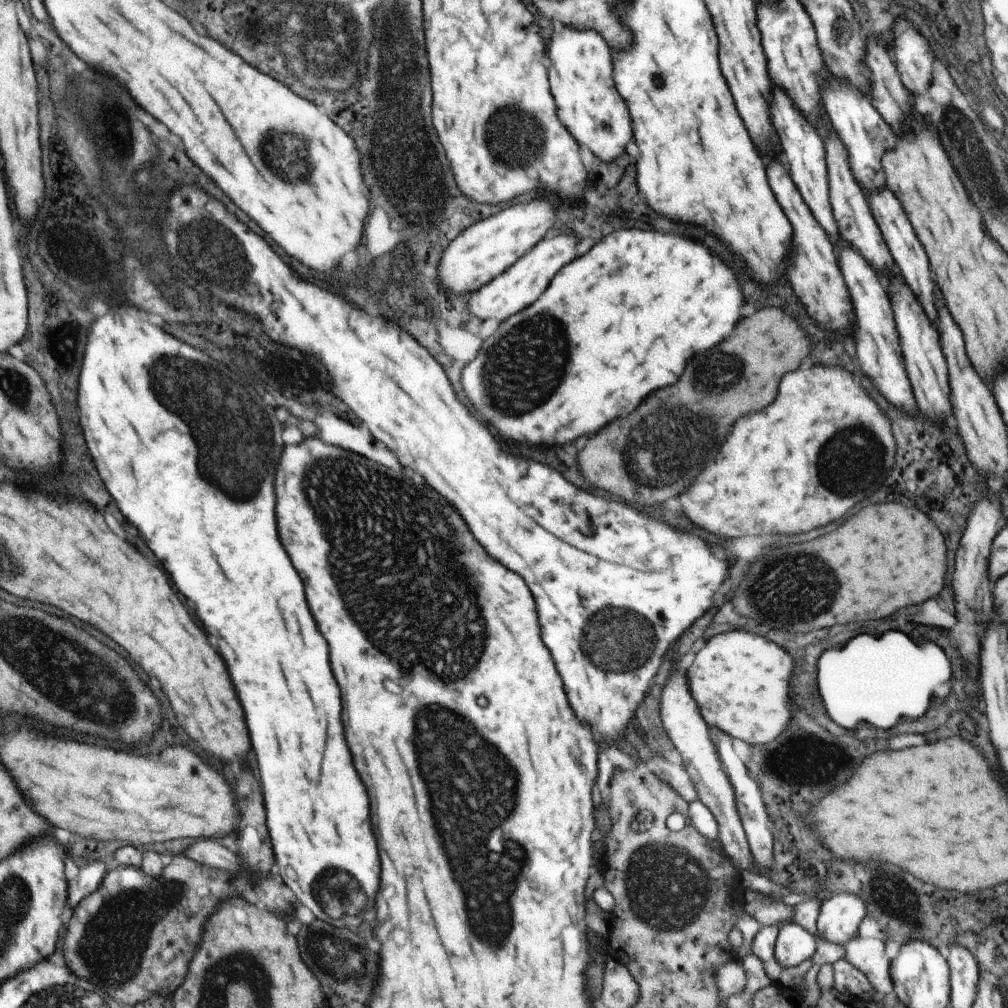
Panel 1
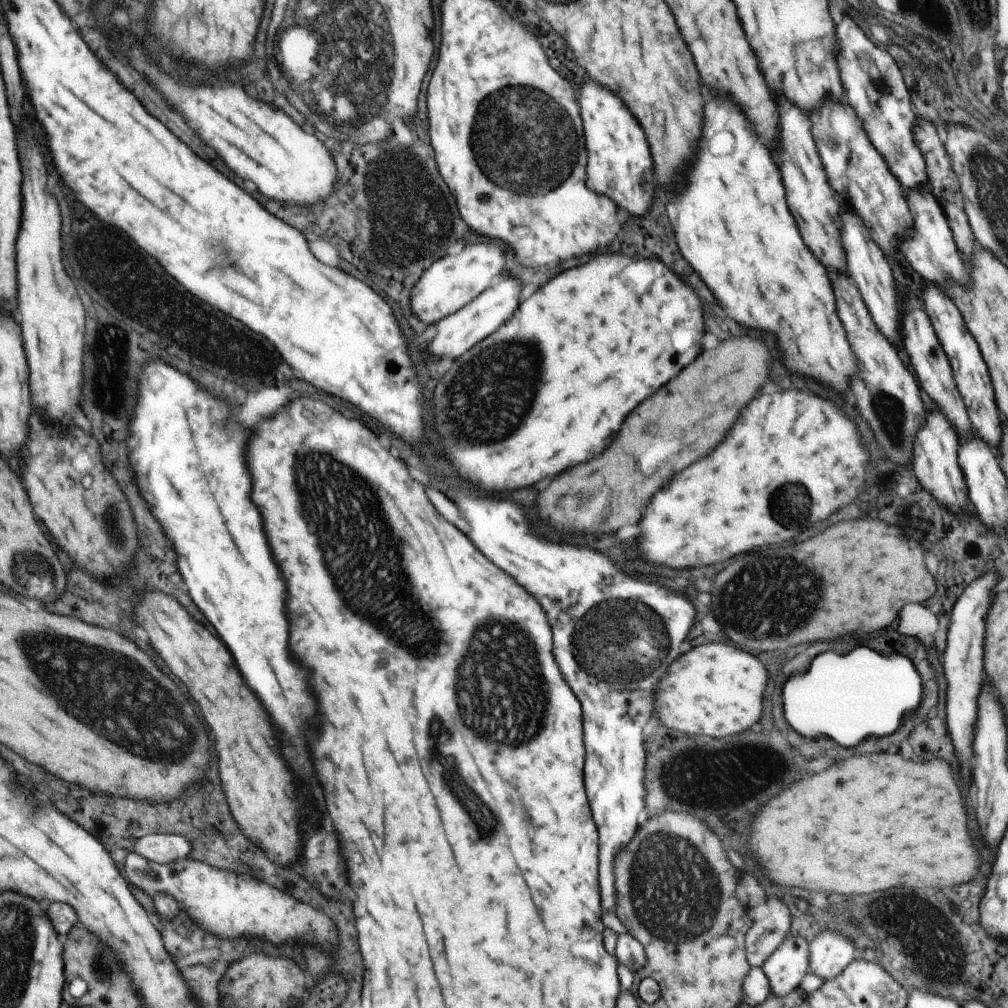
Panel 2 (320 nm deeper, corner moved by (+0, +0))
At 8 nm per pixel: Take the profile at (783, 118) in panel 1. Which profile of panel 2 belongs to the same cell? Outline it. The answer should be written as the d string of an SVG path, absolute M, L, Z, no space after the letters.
M846 212L842 214L842 244L844 244L844 250L846 250L846 260L848 260L848 274L850 278L854 278L860 294L862 294L862 300L866 302L866 308L870 310L870 316L874 320L874 324L880 328L880 332L896 346L900 347L902 344L902 336L900 336L900 320L902 320L902 312L900 312L900 294L896 290L896 282L894 282L894 276L892 276L892 270L890 270L890 264L886 262L882 250L874 244L874 240L870 238L868 230L864 228L862 220L852 214L852 212Z

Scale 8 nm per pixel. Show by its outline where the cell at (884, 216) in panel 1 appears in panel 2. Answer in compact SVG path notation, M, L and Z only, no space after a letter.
M928 286L924 290L924 304L926 304L926 314L932 320L932 326L936 330L936 336L954 368L954 380L958 384L958 390L964 398L966 404L967 415L969 416L971 425L974 428L976 436L980 437L990 445L995 454L998 454L998 446L1001 443L1003 435L1003 426L1000 416L998 416L998 408L996 408L996 400L994 400L994 388L992 388L992 380L988 374L988 366L976 346L976 340L972 338L972 334L968 334L966 324L958 312L958 308L954 306L954 302L940 292L934 286Z

